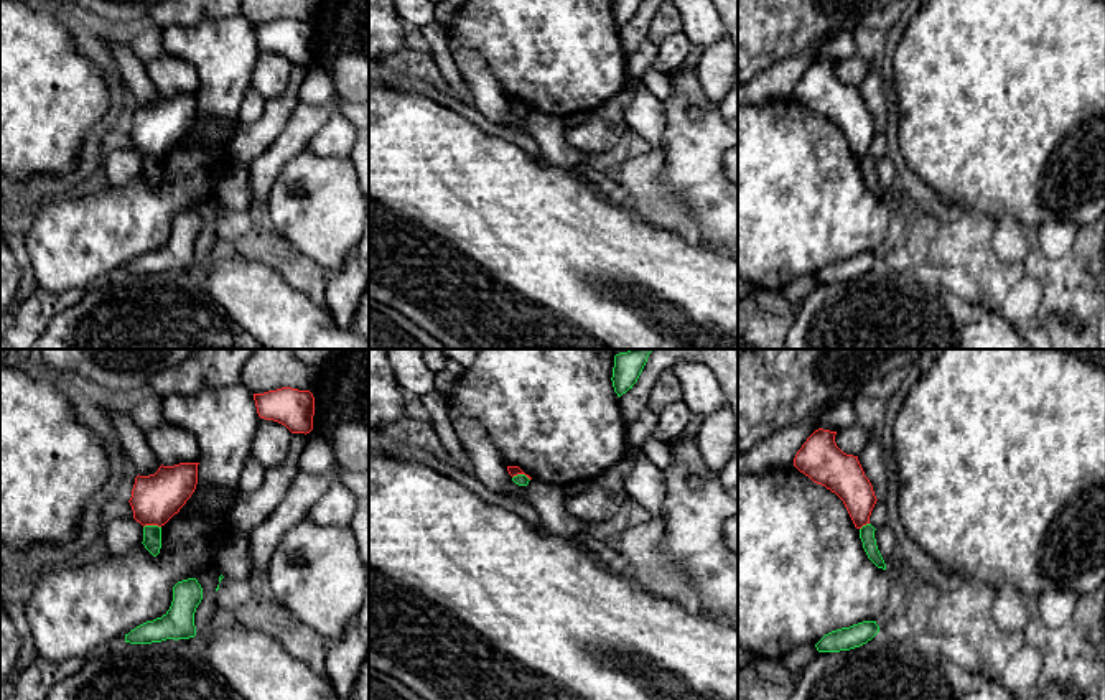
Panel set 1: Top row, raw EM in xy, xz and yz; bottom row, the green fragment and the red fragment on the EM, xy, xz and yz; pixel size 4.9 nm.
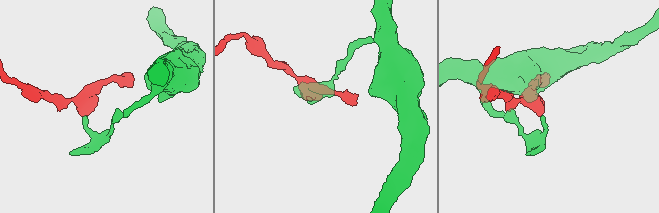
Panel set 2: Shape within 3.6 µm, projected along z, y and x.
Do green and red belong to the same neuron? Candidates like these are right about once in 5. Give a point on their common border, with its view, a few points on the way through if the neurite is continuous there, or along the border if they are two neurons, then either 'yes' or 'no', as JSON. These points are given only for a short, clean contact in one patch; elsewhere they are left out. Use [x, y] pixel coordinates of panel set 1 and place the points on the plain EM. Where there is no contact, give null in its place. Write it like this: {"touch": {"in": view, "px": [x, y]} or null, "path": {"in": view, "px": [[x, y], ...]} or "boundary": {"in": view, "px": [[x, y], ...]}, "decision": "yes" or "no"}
{"touch": {"in": "xy", "px": [152, 157]}, "boundary": {"in": "xy", "px": [[160, 157], [144, 158]]}, "decision": "no"}

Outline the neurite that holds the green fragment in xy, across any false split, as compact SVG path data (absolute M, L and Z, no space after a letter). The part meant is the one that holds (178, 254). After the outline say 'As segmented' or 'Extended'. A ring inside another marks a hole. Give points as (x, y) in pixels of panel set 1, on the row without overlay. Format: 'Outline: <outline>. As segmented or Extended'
Outline: M196 209L178 212L173 217L173 232L170 240L153 252L147 252L128 265L125 273L152 275L166 270L189 270L196 267L194 244L203 231L203 219Z. As segmented

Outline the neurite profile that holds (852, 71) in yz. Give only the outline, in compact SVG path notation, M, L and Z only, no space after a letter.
M853 54L851 58L837 63L835 74L843 84L858 87L870 72L871 66L873 63Z

